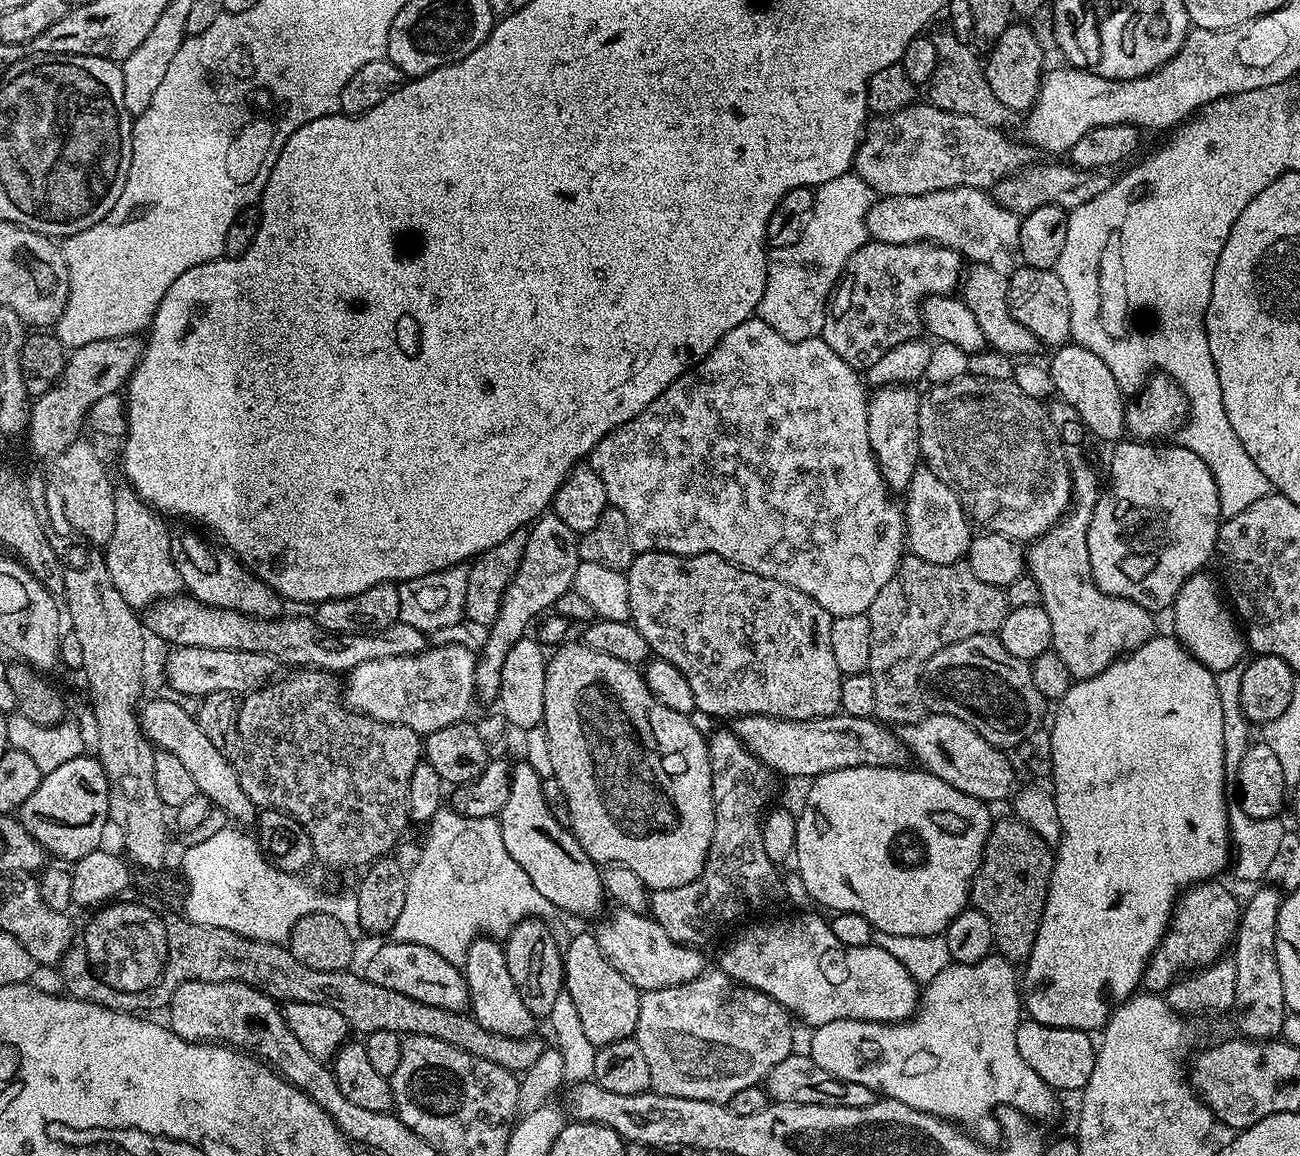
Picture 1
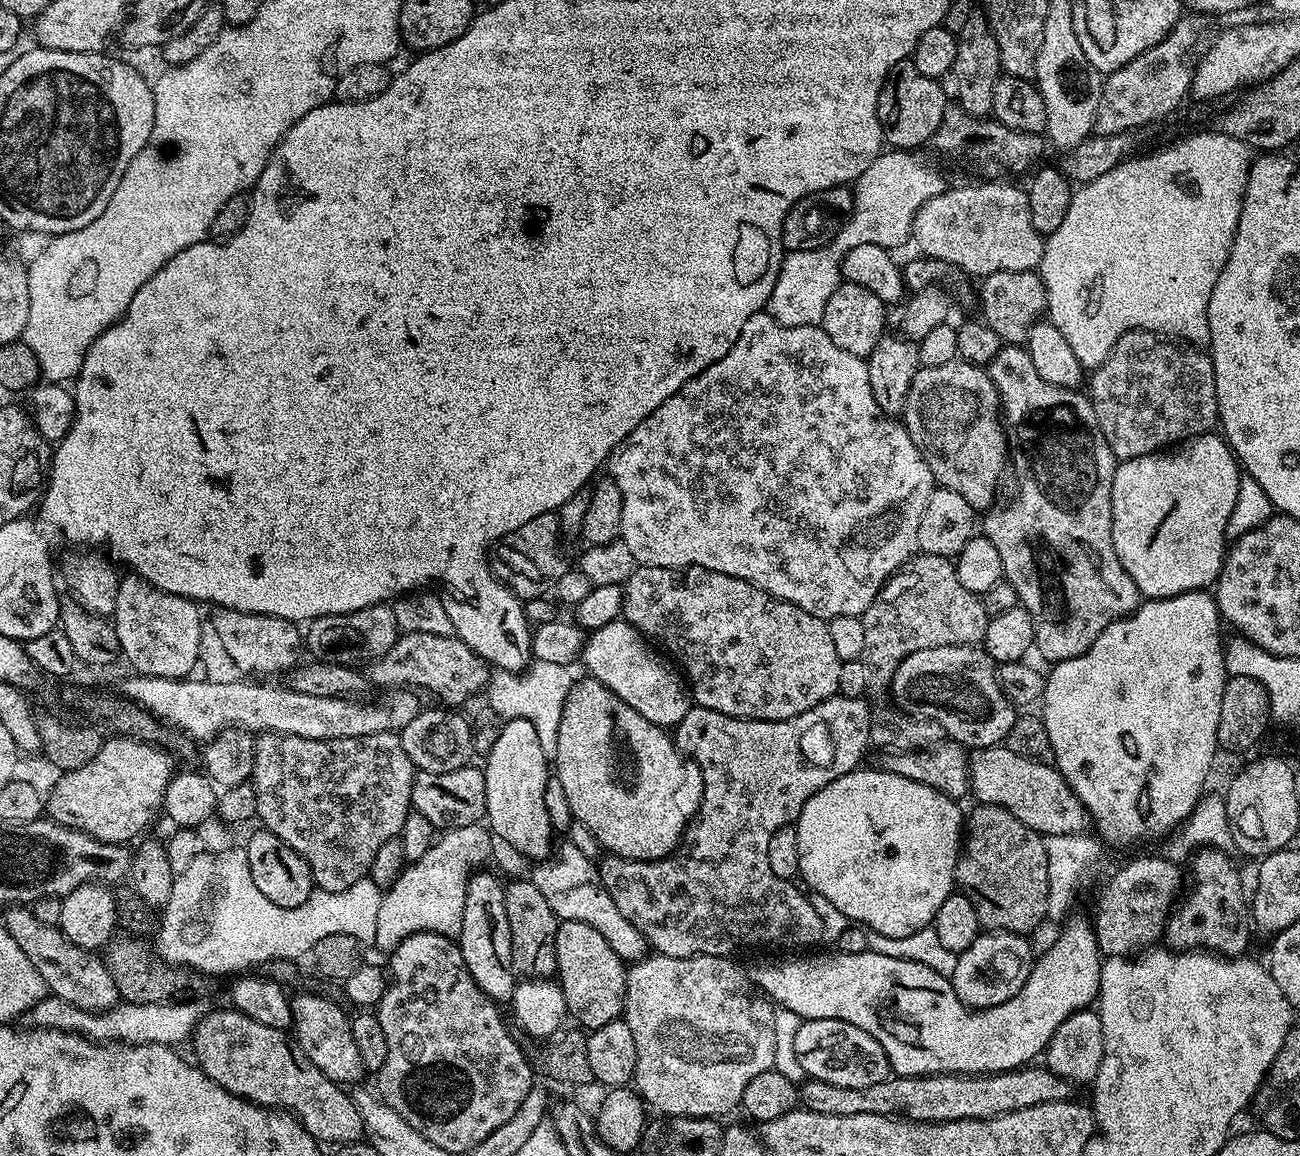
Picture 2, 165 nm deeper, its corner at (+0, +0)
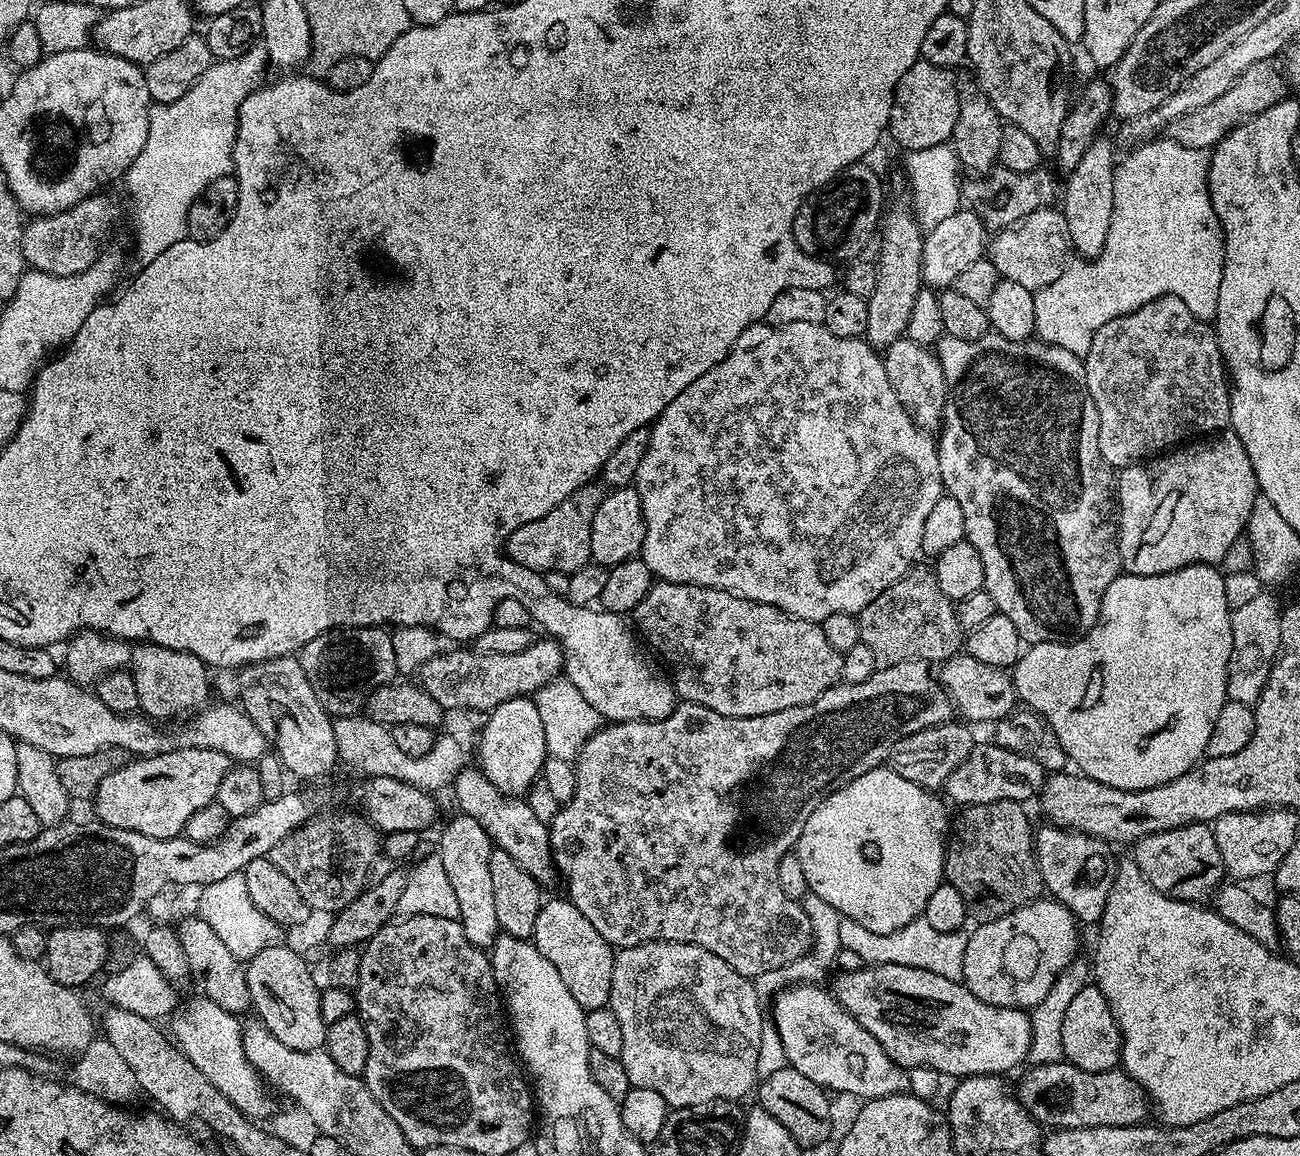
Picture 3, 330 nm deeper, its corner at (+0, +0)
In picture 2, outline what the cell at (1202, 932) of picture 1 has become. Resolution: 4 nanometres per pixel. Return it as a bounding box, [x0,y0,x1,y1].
[1094,854,1182,957]

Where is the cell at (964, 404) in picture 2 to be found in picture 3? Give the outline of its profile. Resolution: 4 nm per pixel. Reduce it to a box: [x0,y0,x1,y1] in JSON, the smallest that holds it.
[882,338,948,429]

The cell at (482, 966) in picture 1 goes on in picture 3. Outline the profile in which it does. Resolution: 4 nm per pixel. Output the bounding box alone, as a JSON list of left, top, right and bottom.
[438,814,501,949]

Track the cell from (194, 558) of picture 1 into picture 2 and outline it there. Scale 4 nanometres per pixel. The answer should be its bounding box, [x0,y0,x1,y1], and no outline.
[212,608,302,678]

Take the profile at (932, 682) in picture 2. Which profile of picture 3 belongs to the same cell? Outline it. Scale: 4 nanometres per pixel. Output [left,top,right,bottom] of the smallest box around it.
[548,660,950,978]

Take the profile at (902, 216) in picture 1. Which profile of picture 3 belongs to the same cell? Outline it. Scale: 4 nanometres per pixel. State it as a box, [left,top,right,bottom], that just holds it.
[986,207,1070,294]

